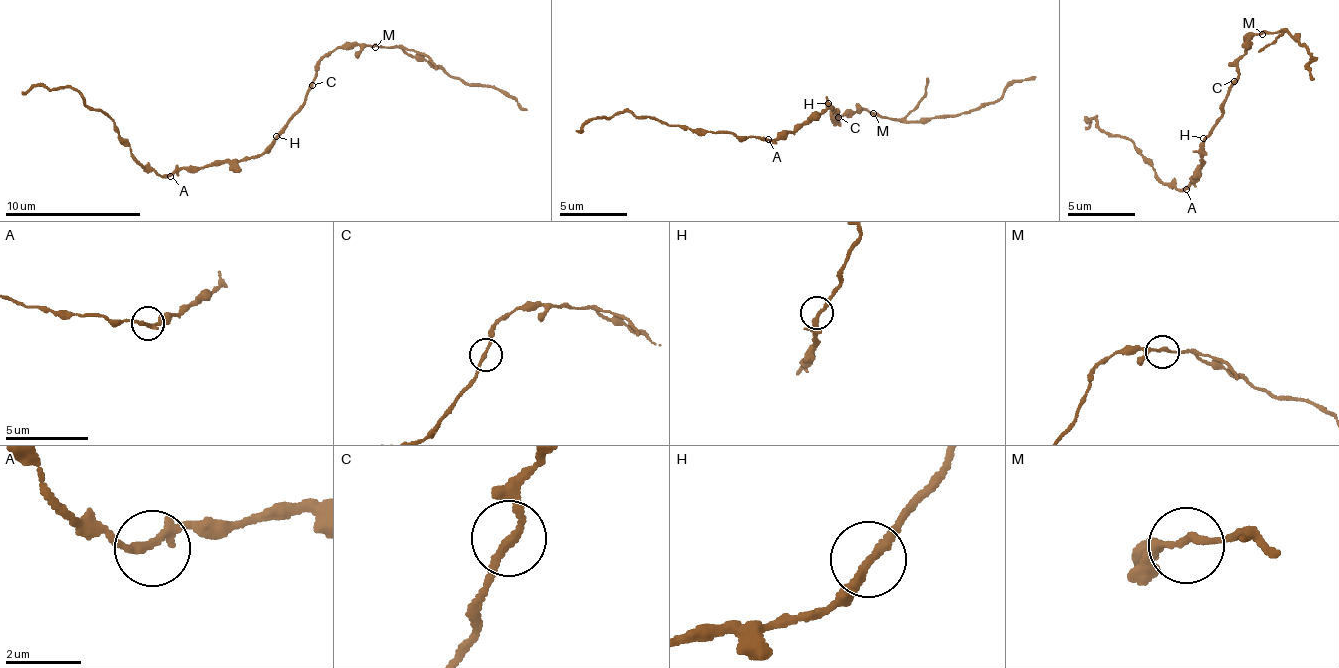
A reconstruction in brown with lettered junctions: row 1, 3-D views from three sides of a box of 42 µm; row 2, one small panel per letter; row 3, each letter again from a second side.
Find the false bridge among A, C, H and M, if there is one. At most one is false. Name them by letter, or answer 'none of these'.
none of these

